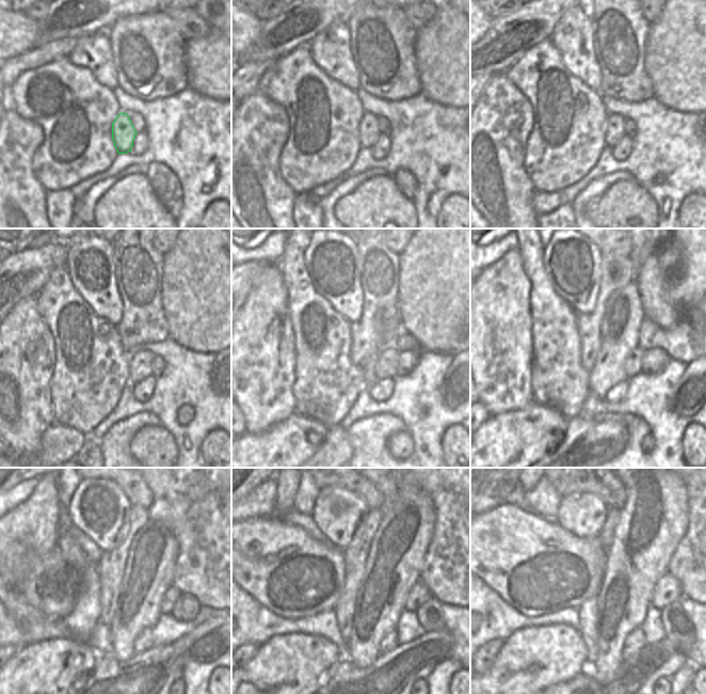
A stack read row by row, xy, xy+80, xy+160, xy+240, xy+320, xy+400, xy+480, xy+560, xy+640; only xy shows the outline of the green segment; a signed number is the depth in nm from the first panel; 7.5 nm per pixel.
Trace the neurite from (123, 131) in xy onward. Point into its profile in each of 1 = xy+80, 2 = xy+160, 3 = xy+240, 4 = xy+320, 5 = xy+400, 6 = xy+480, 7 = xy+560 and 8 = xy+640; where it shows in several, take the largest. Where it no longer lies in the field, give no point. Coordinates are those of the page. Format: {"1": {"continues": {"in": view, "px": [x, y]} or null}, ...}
{"1": {"continues": {"in": "xy+80", "px": [369, 132]}}, "2": {"continues": {"in": "xy+160", "px": [614, 131]}}, "3": {"continues": {"in": "xy+240", "px": [140, 361]}}, "4": {"continues": {"in": "xy+320", "px": [386, 365]}}, "5": {"continues": {"in": "xy+400", "px": [632, 363]}}, "6": {"continues": {"in": "xy+480", "px": [170, 598]}}, "7": {"continues": {"in": "xy+560", "px": [419, 594]}}, "8": {"continues": {"in": "xy+640", "px": [668, 589]}}}

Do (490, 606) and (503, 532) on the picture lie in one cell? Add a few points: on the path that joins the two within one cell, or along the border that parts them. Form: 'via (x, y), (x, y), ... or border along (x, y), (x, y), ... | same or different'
border along (481, 580), (511, 606) | different

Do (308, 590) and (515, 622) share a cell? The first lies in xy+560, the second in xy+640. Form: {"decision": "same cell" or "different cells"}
{"decision": "different cells"}

